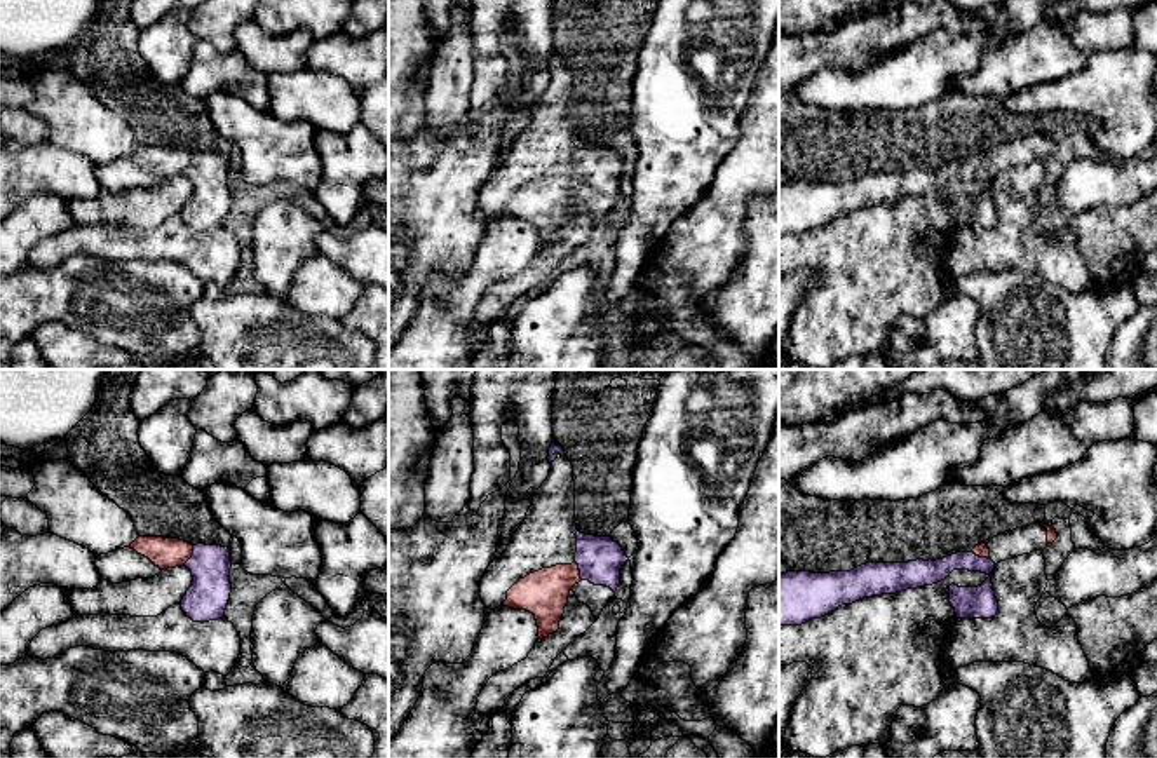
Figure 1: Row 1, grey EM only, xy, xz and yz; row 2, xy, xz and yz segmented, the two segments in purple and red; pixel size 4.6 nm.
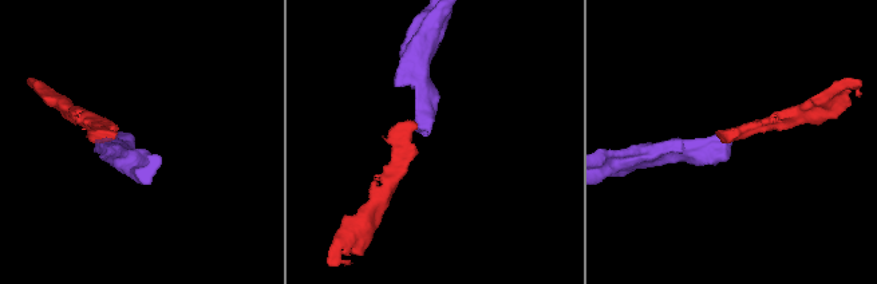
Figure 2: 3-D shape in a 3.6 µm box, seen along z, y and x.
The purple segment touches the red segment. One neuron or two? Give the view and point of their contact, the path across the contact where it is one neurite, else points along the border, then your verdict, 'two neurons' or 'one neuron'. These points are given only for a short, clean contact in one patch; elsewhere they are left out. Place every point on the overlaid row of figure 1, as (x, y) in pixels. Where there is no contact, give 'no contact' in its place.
xy (192, 556) | across xy (208, 596), (208, 572), (192, 556), (166, 553) | one neuron

